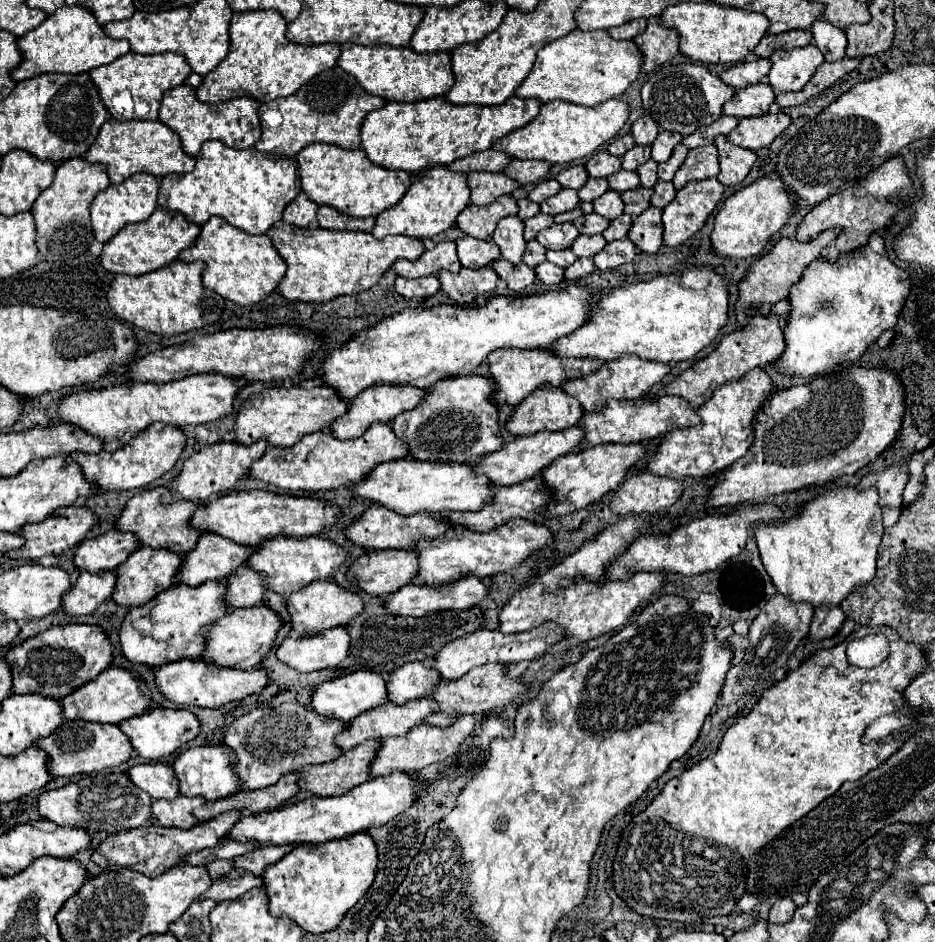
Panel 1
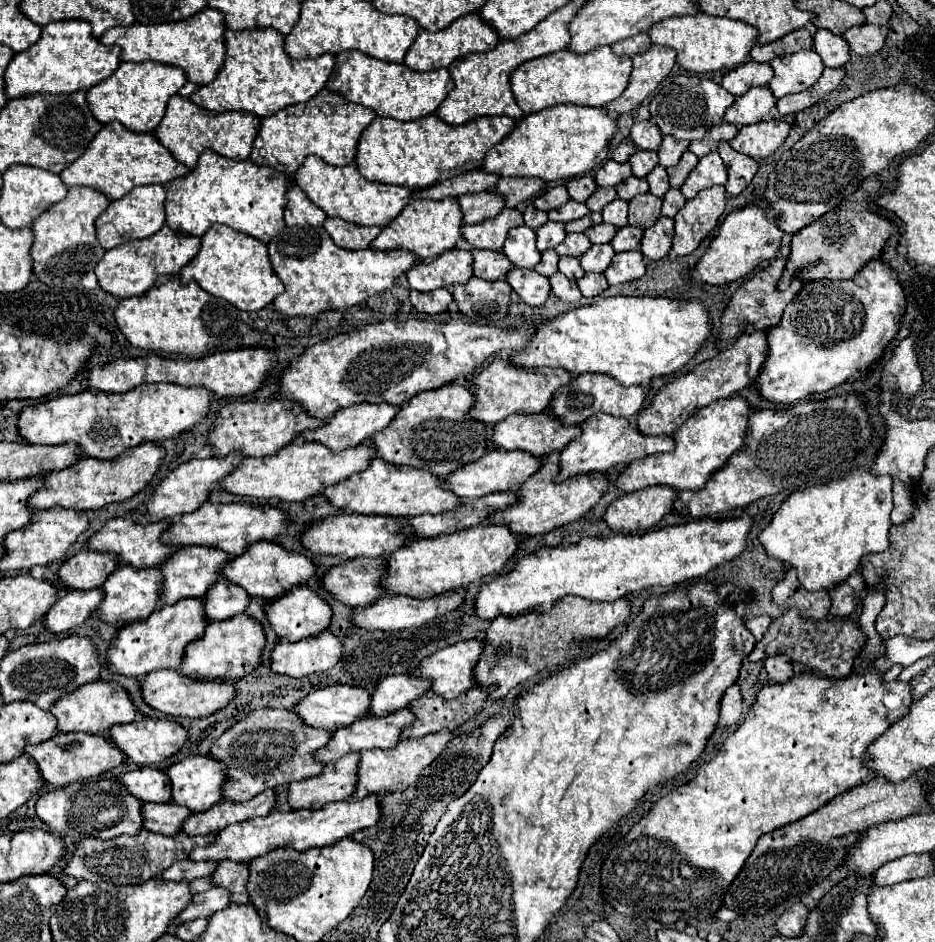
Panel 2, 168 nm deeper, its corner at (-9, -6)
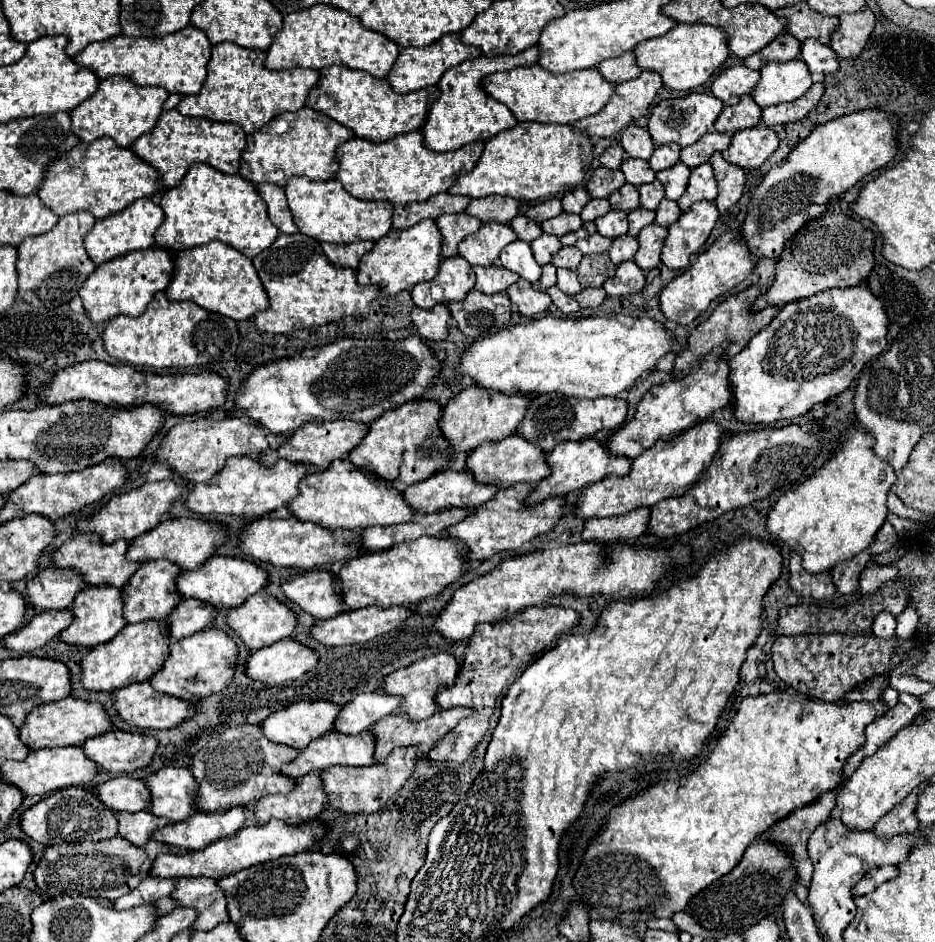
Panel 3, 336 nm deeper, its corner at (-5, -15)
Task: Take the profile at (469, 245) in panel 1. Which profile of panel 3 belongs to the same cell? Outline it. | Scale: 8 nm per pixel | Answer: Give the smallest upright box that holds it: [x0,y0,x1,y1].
[472,265,518,293]

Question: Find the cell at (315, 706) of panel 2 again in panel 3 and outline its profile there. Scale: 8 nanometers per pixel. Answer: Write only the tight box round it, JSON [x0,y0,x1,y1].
[260,701,340,749]

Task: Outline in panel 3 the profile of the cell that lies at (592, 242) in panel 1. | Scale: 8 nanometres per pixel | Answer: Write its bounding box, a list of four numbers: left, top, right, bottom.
[576,253,616,287]

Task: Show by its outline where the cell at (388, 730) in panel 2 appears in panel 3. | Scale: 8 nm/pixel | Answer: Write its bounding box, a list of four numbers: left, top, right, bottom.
[282,731,374,779]

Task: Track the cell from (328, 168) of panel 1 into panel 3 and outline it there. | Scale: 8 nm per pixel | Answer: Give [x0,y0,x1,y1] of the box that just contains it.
[284,177,394,245]

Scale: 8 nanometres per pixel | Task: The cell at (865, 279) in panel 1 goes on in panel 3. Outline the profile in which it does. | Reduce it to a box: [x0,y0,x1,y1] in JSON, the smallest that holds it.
[728,285,886,425]

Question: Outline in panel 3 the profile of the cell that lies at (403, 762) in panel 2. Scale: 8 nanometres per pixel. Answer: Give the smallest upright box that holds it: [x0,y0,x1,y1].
[320,747,418,813]

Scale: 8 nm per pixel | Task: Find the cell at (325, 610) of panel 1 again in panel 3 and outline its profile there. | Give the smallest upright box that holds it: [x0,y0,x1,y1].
[226,591,296,651]

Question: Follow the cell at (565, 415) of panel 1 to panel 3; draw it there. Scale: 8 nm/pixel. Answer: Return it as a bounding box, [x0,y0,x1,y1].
[466,433,548,489]

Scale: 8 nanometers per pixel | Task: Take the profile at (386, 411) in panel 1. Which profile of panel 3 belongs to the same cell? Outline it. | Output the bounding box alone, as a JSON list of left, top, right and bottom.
[276,421,368,471]

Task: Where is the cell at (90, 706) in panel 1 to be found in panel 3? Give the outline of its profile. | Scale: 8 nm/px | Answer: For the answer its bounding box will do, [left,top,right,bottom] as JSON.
[20,697,112,749]

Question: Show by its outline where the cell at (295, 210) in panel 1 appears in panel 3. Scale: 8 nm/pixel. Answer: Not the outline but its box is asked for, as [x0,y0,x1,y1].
[256,185,296,233]

